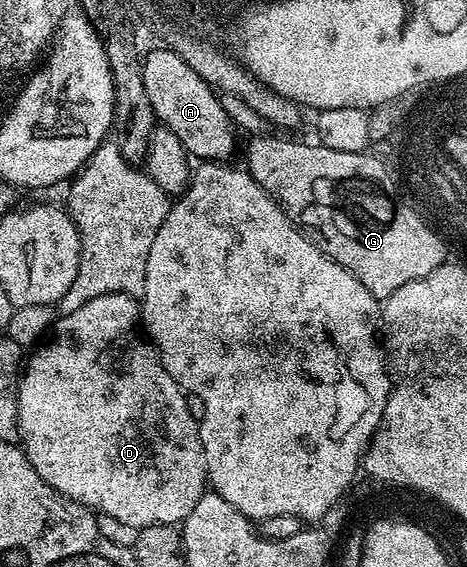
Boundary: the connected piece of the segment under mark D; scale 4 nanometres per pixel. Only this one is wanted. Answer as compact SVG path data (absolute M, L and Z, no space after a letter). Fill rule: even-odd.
M107 293L103 297L91 297L87 305L79 305L75 313L61 315L58 320L53 327L53 336L45 344L42 342L32 352L34 355L30 359L28 356L17 380L17 408L19 409L17 433L19 446L24 451L27 461L31 461L35 473L39 473L39 477L43 477L43 481L55 488L60 495L80 503L83 507L88 507L94 513L115 517L115 521L123 521L123 525L140 529L164 523L174 525L184 523L191 509L199 505L199 497L207 490L207 461L201 444L199 419L195 411L193 415L192 409L189 408L190 400L186 392L181 390L180 385L171 377L171 373L167 373L156 350L143 338L139 330L138 300L134 296L123 293Z

